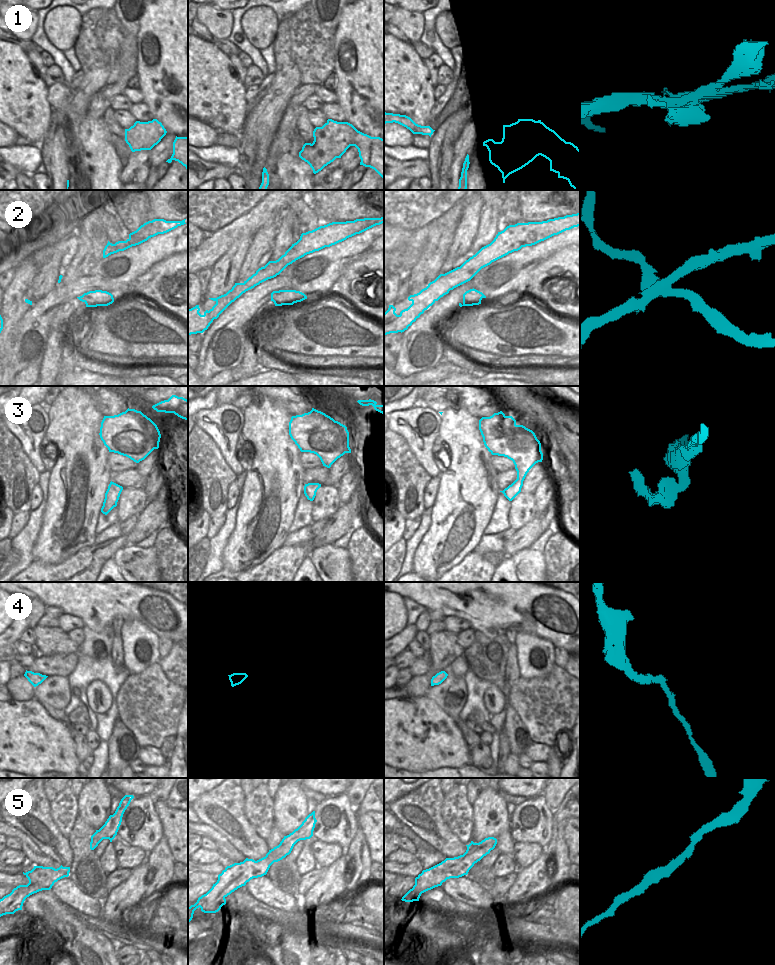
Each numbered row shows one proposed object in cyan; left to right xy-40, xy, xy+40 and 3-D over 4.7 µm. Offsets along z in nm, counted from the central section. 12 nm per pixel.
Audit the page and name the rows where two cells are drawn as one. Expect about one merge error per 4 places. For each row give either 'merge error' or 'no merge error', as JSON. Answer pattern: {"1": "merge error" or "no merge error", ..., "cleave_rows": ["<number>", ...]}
{"1": "merge error", "2": "merge error", "3": "no merge error", "4": "no merge error", "5": "no merge error", "cleave_rows": ["1", "2"]}

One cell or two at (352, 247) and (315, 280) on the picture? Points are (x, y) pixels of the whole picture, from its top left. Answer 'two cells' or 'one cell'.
one cell

